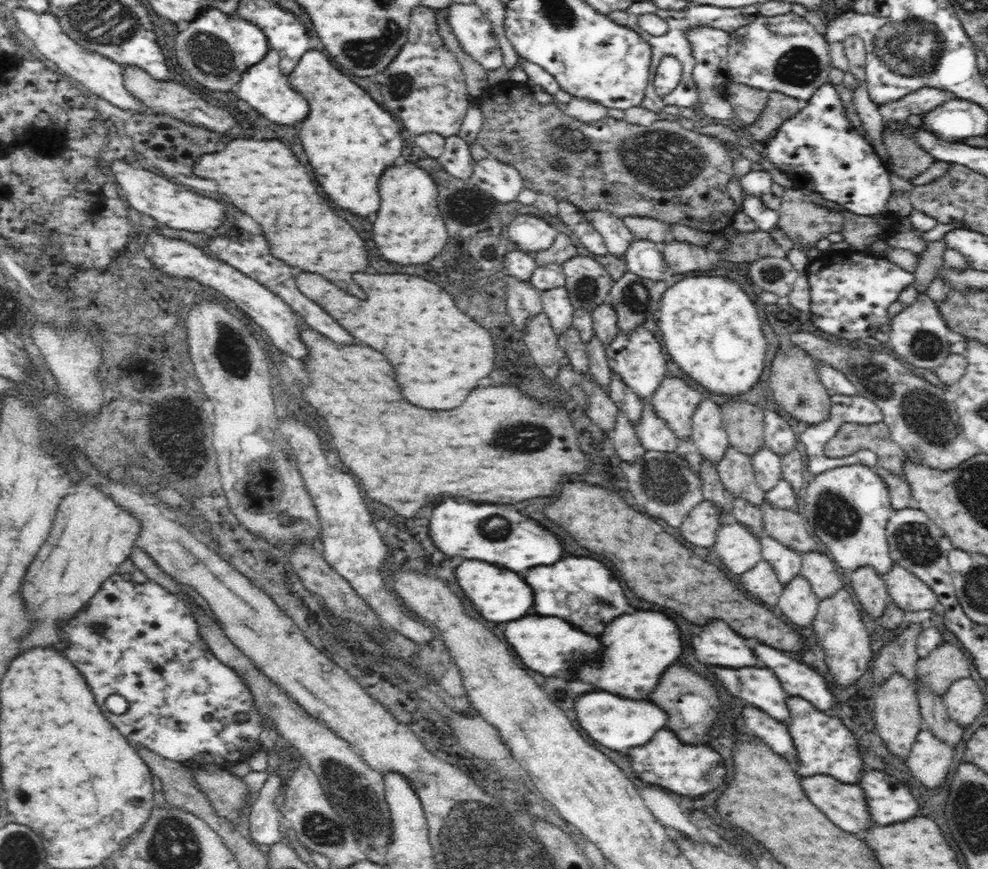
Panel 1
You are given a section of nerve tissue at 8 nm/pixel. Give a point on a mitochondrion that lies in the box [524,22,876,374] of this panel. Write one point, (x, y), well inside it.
(665, 160)

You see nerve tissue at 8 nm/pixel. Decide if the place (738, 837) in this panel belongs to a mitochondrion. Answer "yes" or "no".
no

